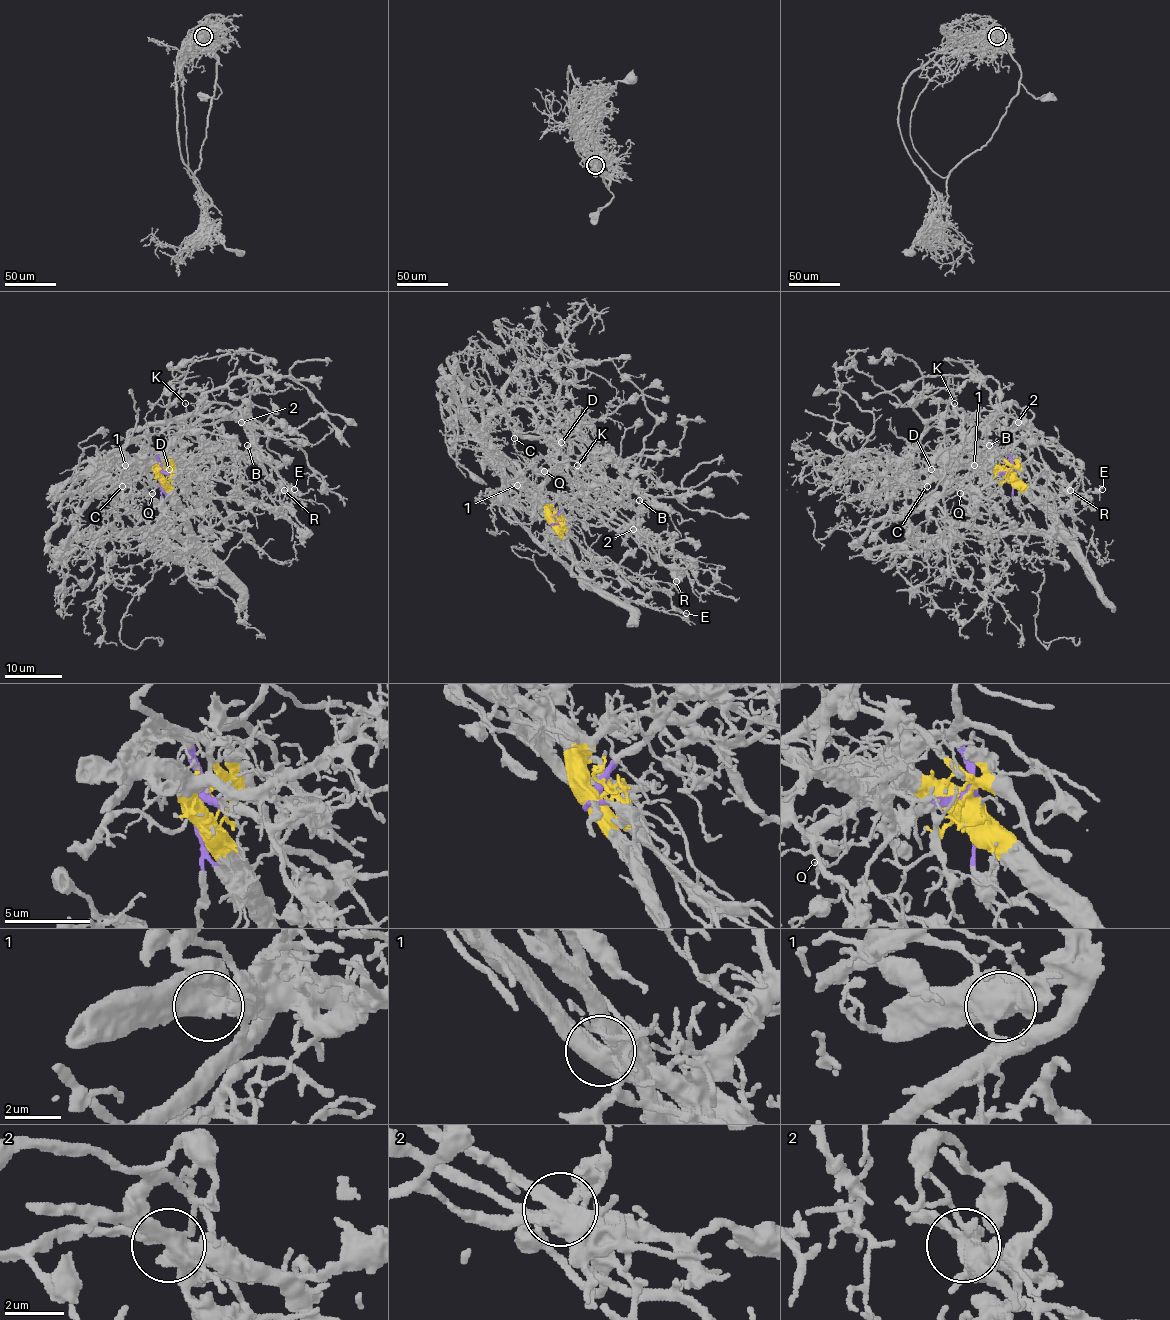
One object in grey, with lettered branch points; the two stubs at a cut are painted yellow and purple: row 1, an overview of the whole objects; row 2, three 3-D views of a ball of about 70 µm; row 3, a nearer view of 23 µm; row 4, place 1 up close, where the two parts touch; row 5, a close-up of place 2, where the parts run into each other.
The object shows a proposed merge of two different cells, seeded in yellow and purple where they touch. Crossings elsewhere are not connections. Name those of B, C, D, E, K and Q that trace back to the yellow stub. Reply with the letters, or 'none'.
B, C, D, E, K, Q

